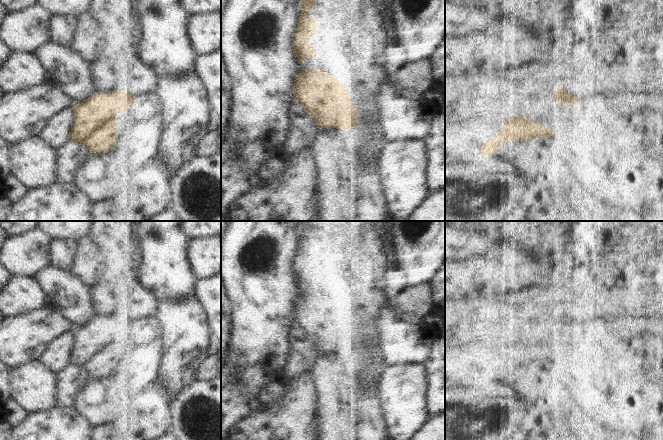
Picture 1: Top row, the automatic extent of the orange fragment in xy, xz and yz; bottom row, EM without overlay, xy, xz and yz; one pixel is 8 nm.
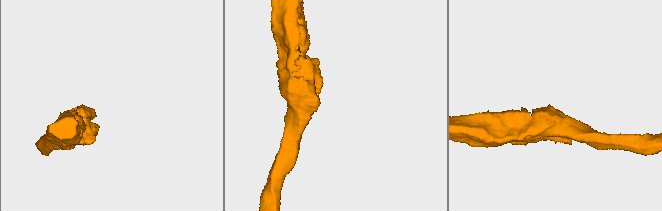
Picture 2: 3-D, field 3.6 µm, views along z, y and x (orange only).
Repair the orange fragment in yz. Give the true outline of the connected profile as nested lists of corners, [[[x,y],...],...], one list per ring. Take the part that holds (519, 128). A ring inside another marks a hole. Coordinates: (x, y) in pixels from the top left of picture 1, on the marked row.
[[[514,115],[505,121],[495,137],[485,141],[479,149],[479,153],[483,156],[493,155],[500,149],[502,142],[526,141],[536,137],[554,137],[554,135],[547,126],[542,125],[539,121],[527,119],[524,115]]]

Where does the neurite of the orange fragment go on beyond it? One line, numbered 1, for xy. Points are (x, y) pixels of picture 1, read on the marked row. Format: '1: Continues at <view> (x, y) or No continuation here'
1: No continuation here

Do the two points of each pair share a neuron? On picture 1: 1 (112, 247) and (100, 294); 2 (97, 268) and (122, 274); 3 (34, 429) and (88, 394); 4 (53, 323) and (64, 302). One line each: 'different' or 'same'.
1: same
2: different
3: different
4: different

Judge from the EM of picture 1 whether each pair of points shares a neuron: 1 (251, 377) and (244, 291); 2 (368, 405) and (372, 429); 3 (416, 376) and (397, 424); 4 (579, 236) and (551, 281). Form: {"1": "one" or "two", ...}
{"1": "one", "2": "one", "3": "one", "4": "one"}

